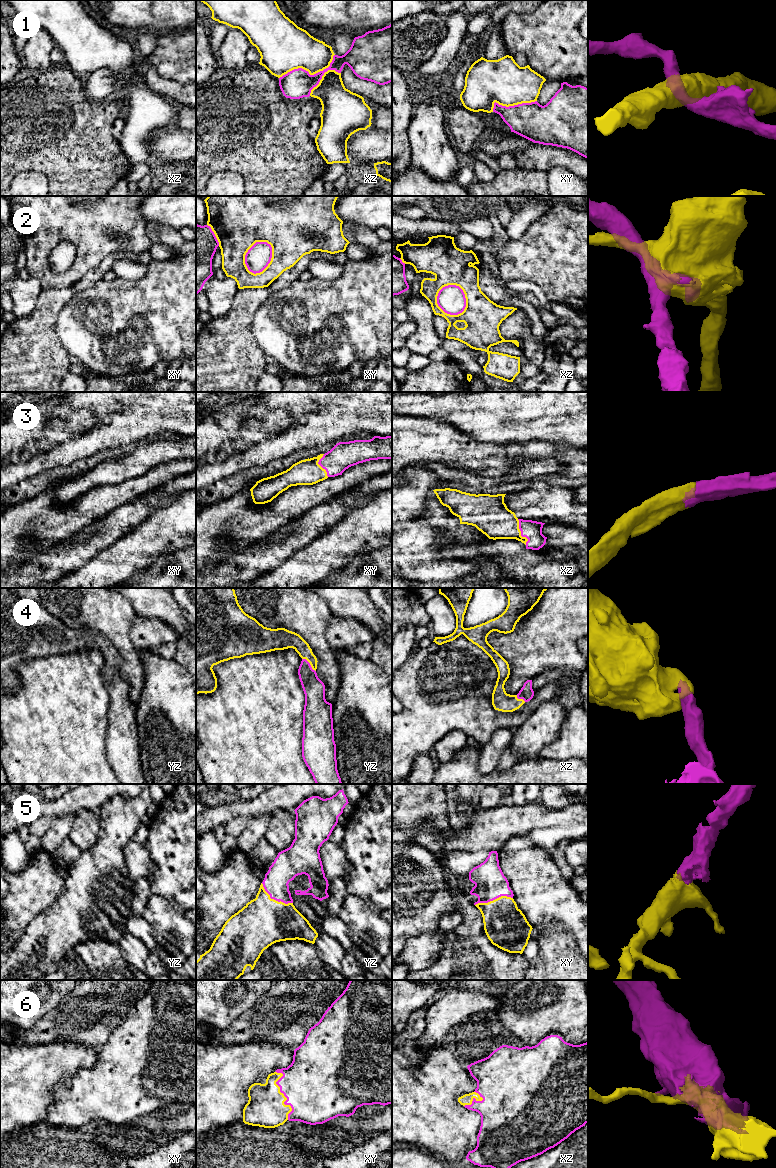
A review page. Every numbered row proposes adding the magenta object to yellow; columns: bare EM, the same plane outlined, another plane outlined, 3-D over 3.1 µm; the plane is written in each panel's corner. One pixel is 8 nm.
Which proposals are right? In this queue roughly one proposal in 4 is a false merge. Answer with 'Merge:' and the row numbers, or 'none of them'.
Merge: 3, 4, 5, 6

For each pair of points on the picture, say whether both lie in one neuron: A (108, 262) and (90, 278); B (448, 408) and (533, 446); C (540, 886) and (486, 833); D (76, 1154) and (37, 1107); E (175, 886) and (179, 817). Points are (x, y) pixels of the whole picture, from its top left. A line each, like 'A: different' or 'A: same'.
A: same
B: different
C: different
D: different
E: same

